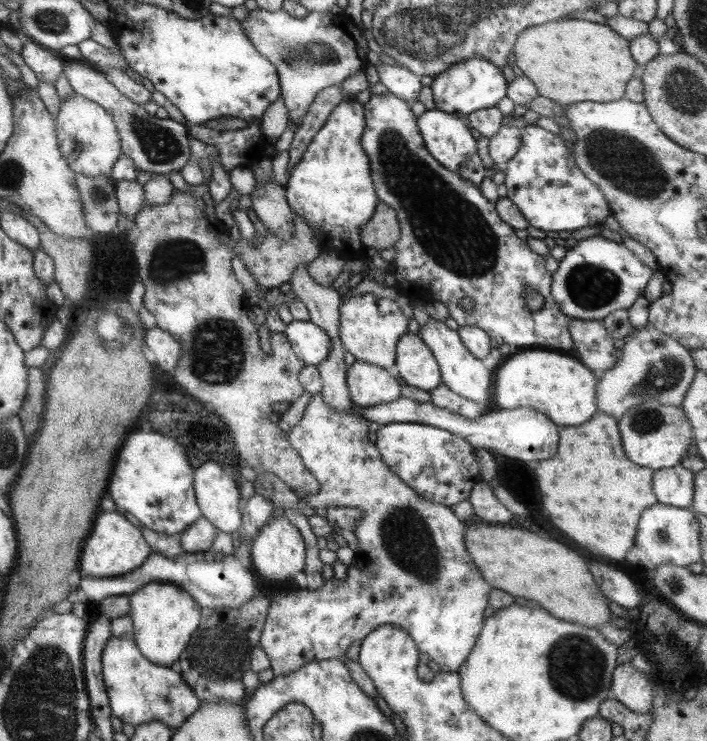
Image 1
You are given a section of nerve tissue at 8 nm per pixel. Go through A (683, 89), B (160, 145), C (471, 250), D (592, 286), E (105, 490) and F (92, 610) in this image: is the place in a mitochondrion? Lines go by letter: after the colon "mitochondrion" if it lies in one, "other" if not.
A: mitochondrion
B: mitochondrion
C: mitochondrion
D: mitochondrion
E: other
F: other

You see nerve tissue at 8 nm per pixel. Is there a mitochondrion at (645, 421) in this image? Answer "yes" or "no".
yes

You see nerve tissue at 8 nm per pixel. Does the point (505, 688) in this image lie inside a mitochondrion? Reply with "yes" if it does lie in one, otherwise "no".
no

